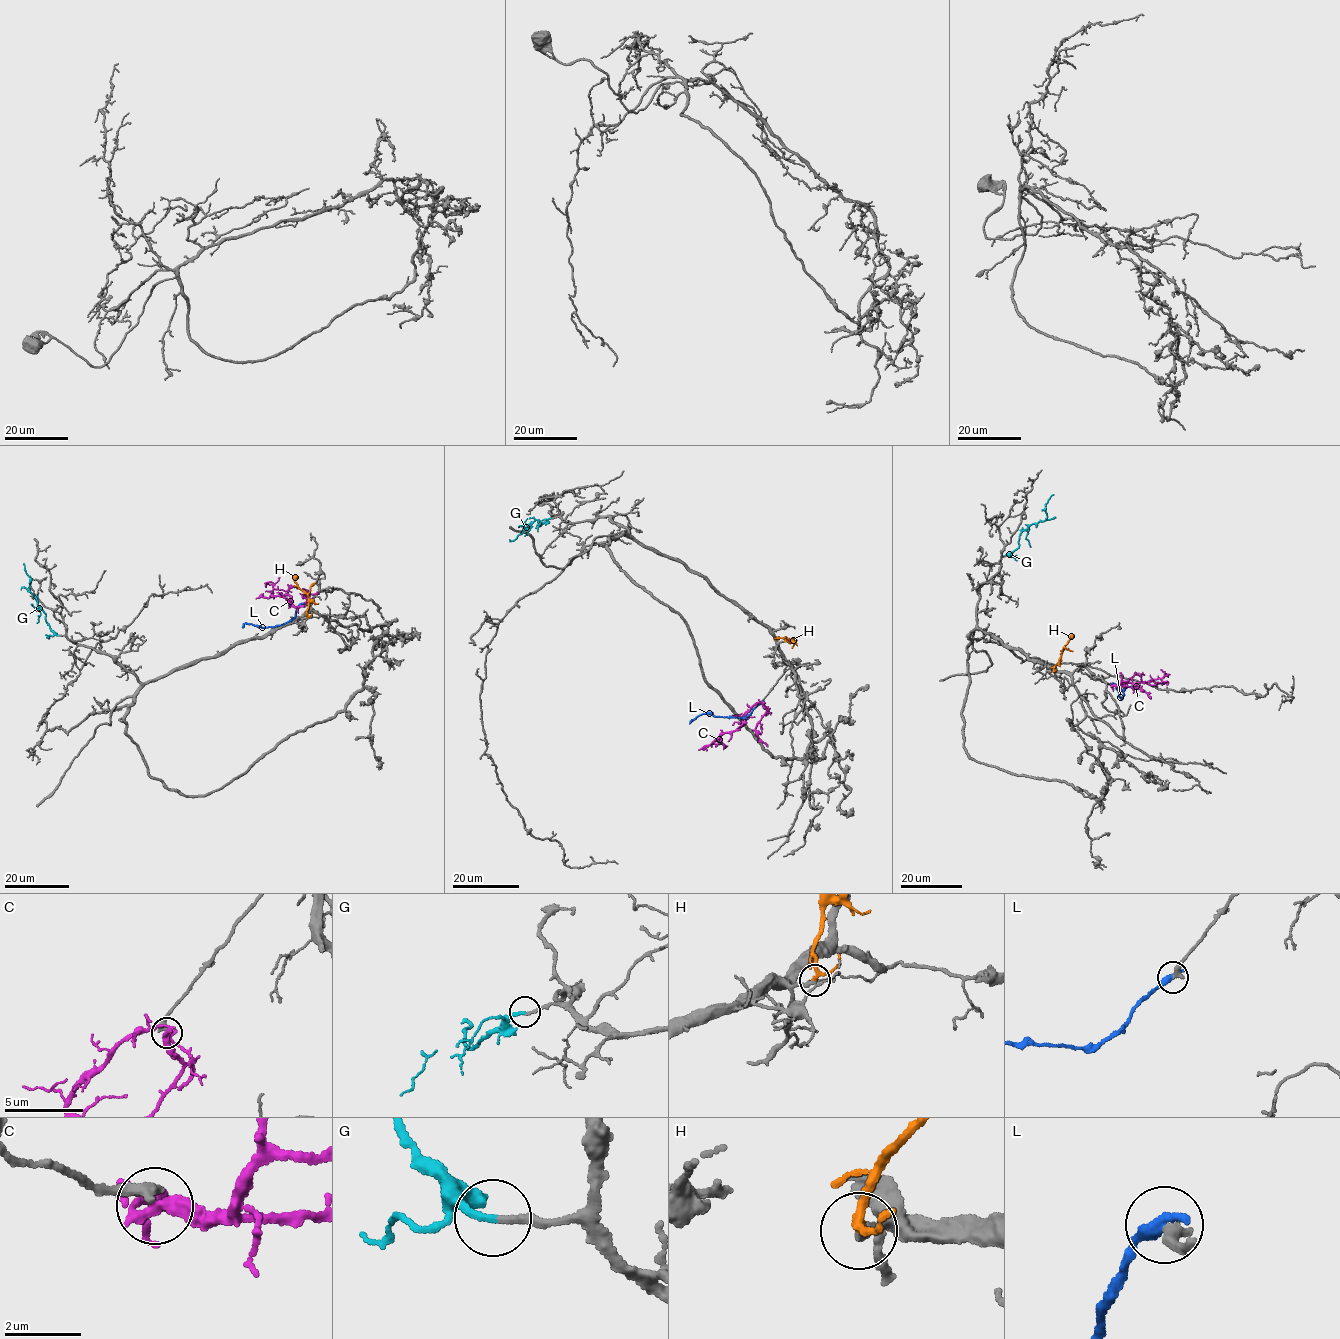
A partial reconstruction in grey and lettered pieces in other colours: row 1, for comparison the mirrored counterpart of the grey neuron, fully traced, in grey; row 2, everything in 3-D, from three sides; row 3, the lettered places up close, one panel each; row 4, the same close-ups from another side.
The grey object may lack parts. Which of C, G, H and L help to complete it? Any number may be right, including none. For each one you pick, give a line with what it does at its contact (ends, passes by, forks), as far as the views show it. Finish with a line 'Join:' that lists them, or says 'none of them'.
G: it ends
H: it passes by
Join: G, H

